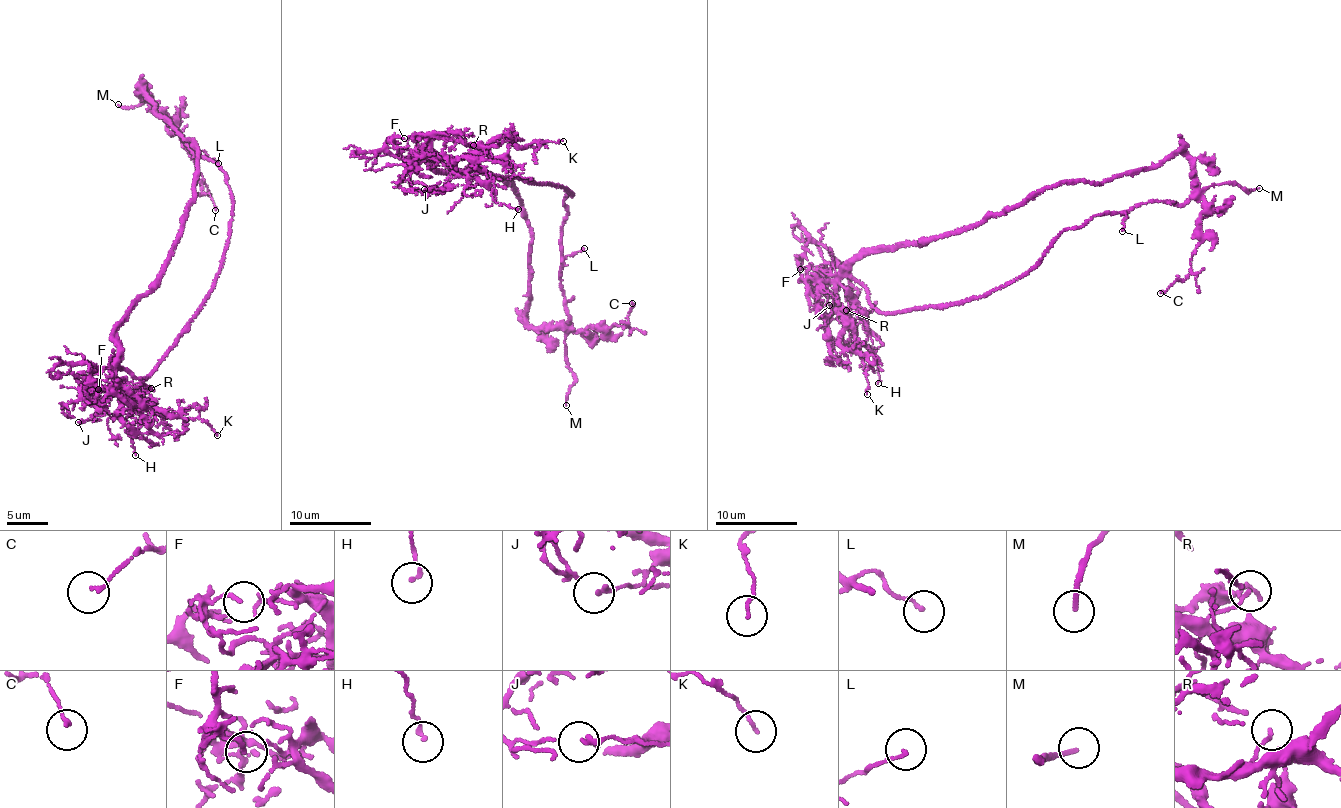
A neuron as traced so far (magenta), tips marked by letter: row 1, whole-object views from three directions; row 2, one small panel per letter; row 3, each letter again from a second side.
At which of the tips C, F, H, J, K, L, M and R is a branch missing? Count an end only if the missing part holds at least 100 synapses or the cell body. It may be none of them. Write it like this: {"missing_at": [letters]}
{"missing_at": ["M"]}

